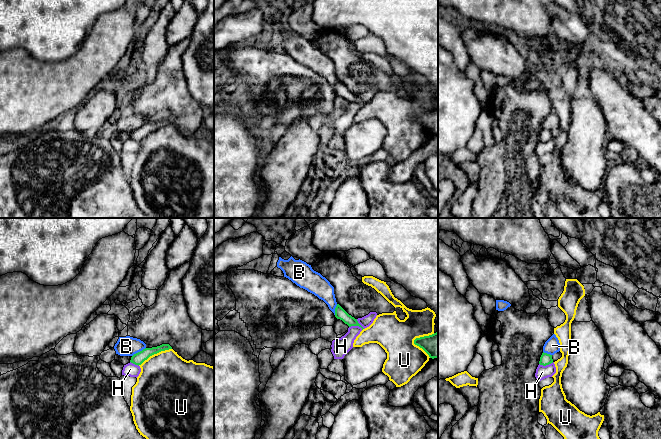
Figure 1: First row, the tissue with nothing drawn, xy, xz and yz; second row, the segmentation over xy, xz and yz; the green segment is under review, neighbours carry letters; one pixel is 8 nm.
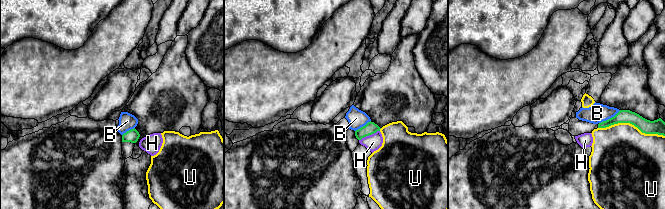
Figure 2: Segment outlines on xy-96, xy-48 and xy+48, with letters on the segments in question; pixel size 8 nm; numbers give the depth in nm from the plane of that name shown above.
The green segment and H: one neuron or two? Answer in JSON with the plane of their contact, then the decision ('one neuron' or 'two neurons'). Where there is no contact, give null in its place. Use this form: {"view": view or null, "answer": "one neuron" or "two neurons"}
{"view": "xz", "answer": "two neurons"}

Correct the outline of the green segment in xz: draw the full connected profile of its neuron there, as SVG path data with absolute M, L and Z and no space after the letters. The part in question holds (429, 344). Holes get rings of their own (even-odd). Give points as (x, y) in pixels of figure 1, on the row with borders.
M438 331L429 336L416 338L414 344L422 348L430 358L438 358Z

